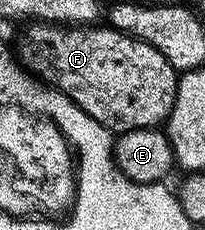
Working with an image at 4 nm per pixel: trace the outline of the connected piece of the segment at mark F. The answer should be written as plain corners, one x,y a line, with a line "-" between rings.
48,23
30,24
30,29
21,37
21,53
25,56
24,68
46,86
65,94
91,119
103,123
114,134
120,135
132,129
151,129
160,126
168,118
175,103
178,70
171,67
155,47
146,41
135,41
115,28
65,27

